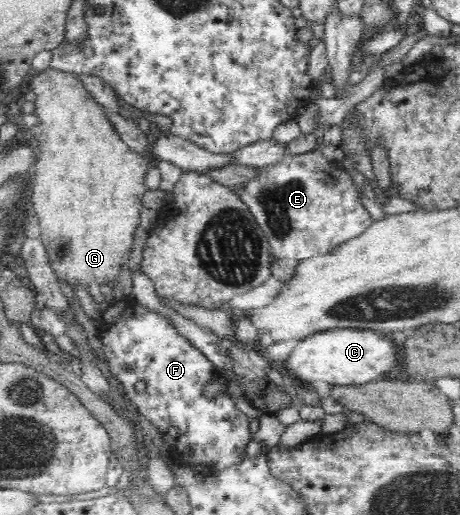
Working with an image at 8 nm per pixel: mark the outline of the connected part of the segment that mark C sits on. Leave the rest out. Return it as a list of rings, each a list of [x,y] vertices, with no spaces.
[[[344,328],[316,332],[301,339],[279,368],[288,382],[296,379],[303,387],[315,383],[334,387],[359,386],[377,381],[377,378],[395,370],[395,364],[397,348],[385,338],[385,334],[377,334],[371,329]]]

